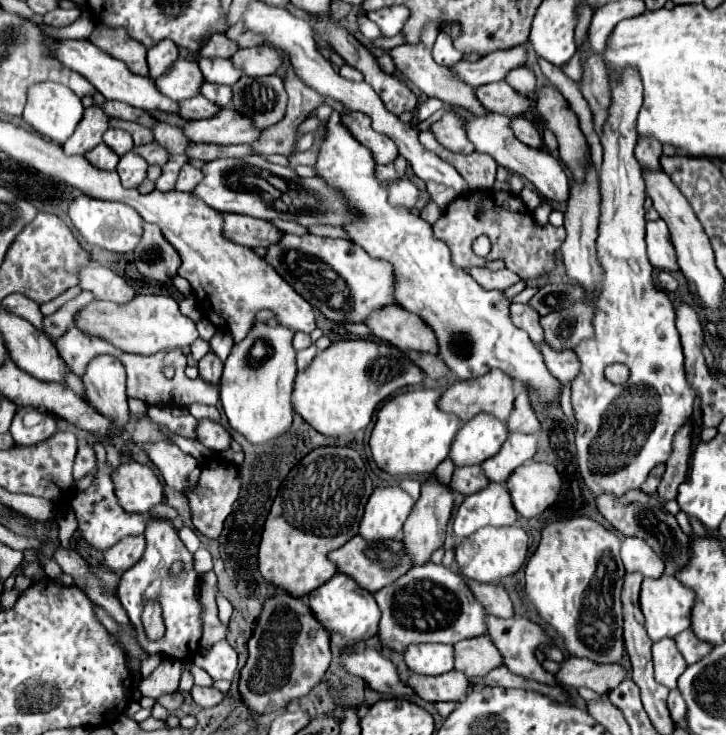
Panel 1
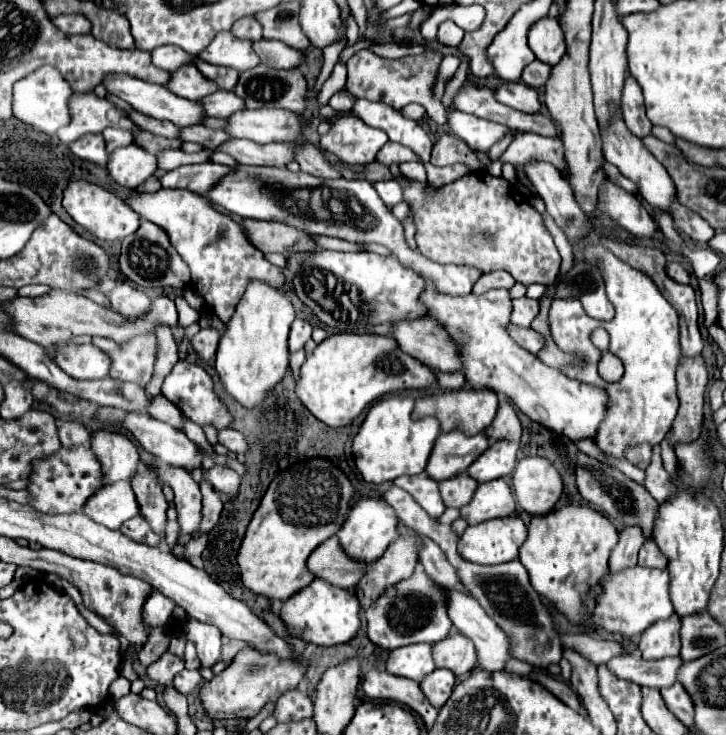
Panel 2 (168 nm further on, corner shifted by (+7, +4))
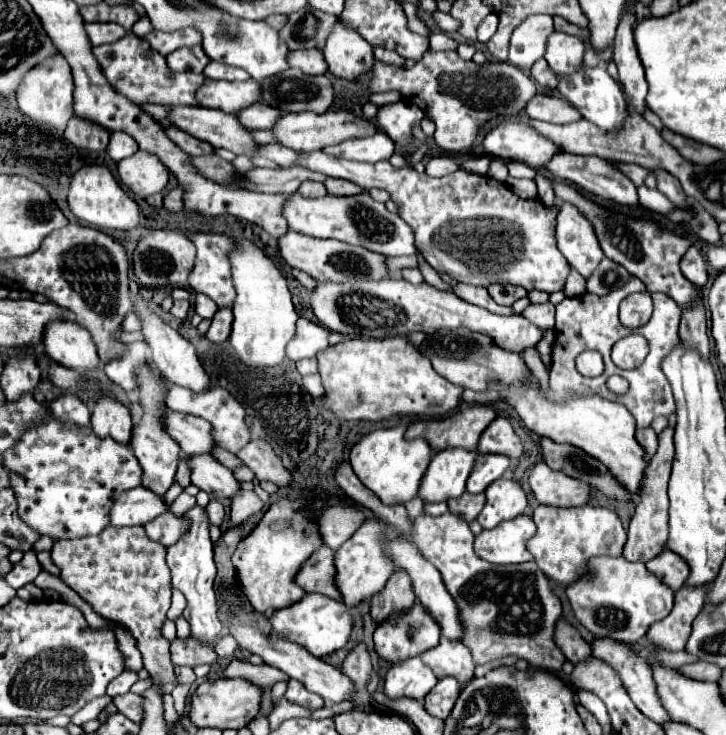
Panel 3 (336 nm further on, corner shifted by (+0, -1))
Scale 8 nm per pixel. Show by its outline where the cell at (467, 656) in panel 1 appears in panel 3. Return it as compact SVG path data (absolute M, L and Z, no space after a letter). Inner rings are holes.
M441 637L439 645L425 651L421 659L433 669L433 673L437 673L439 679L455 677L459 683L467 683L473 679L475 661L471 649L461 641Z

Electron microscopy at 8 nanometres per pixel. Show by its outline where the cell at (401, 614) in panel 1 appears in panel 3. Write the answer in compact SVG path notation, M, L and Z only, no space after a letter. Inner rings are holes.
M415 601L413 607L405 609L403 613L393 613L385 621L381 621L375 629L375 635L373 635L377 655L383 657L385 661L391 661L391 663L405 661L405 657L415 657L415 655L421 655L427 649L433 649L439 643L439 637L441 637L439 623L421 605L421 601Z

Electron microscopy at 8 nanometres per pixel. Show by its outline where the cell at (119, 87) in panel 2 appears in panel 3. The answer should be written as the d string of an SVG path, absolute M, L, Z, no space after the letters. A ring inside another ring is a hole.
M173 105L167 111L167 119L195 139L207 141L213 147L229 149L235 155L253 157L257 147L249 129L245 129L233 113L225 113L221 109Z

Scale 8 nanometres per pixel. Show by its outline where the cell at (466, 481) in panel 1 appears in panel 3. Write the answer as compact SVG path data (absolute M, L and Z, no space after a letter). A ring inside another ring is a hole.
M463 493L457 499L449 499L449 511L457 513L461 517L465 517L465 521L473 521L477 519L477 515L481 513L483 505L485 505L485 495L483 493Z

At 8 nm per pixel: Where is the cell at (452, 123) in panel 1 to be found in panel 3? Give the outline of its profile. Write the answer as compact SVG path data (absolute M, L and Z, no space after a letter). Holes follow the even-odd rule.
M511 117L493 127L483 137L483 149L491 157L523 161L533 169L541 169L541 165L559 151L551 141L537 135L535 129L529 129L529 125L525 125L525 117Z

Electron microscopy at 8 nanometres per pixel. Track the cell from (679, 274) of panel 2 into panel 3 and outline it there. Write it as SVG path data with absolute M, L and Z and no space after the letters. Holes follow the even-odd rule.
M691 247L685 257L681 259L681 273L693 283L703 287L709 279L709 271L707 271L707 261L705 257L699 253L697 247Z

